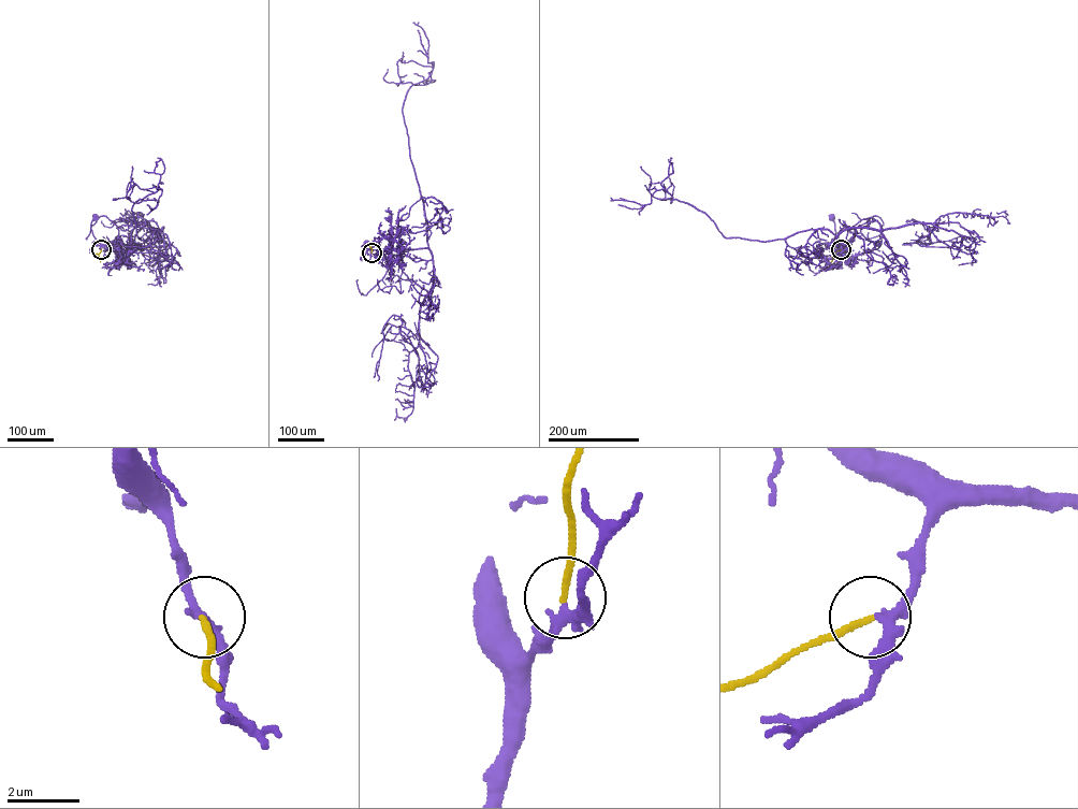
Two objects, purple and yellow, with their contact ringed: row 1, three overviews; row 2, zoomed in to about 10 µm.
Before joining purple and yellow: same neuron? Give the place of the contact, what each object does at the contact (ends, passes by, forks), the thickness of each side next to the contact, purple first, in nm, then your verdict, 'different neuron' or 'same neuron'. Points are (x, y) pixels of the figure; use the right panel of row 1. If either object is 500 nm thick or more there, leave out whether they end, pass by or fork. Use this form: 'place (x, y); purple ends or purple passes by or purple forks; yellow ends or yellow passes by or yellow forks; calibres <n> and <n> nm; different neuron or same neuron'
place (841, 249); purple passes by; yellow ends; calibres 280 and 180 nm; different neuron

